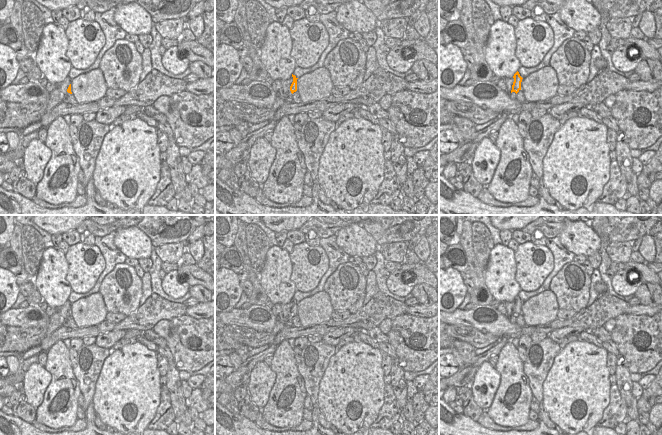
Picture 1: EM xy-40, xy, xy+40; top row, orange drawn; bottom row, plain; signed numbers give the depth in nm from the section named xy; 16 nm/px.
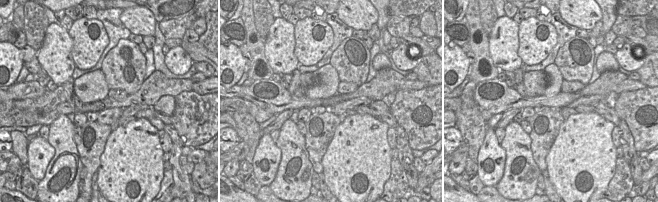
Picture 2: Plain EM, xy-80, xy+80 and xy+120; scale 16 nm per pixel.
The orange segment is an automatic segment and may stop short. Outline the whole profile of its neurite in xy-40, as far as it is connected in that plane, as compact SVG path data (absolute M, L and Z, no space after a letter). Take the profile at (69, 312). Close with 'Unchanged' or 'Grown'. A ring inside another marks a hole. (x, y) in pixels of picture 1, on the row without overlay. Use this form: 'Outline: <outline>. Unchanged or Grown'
Outline: M68 300L62 305L56 308L57 313L60 315L62 319L62 326L69 327L69 320L72 318L71 316L71 304Z. Grown

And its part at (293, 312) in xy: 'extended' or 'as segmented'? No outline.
extended

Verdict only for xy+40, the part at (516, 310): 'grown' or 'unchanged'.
grown

